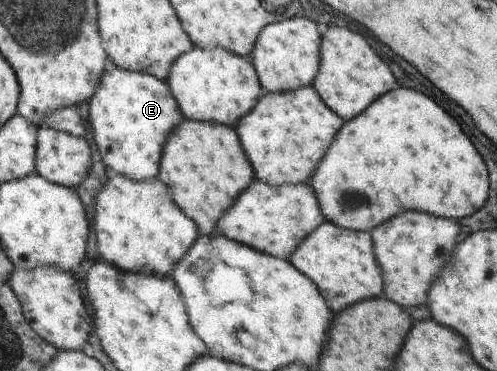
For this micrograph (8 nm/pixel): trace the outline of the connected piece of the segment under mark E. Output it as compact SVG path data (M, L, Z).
M108 58L101 83L88 103L93 135L105 166L133 181L158 178L166 141L184 119L167 82L118 68Z

